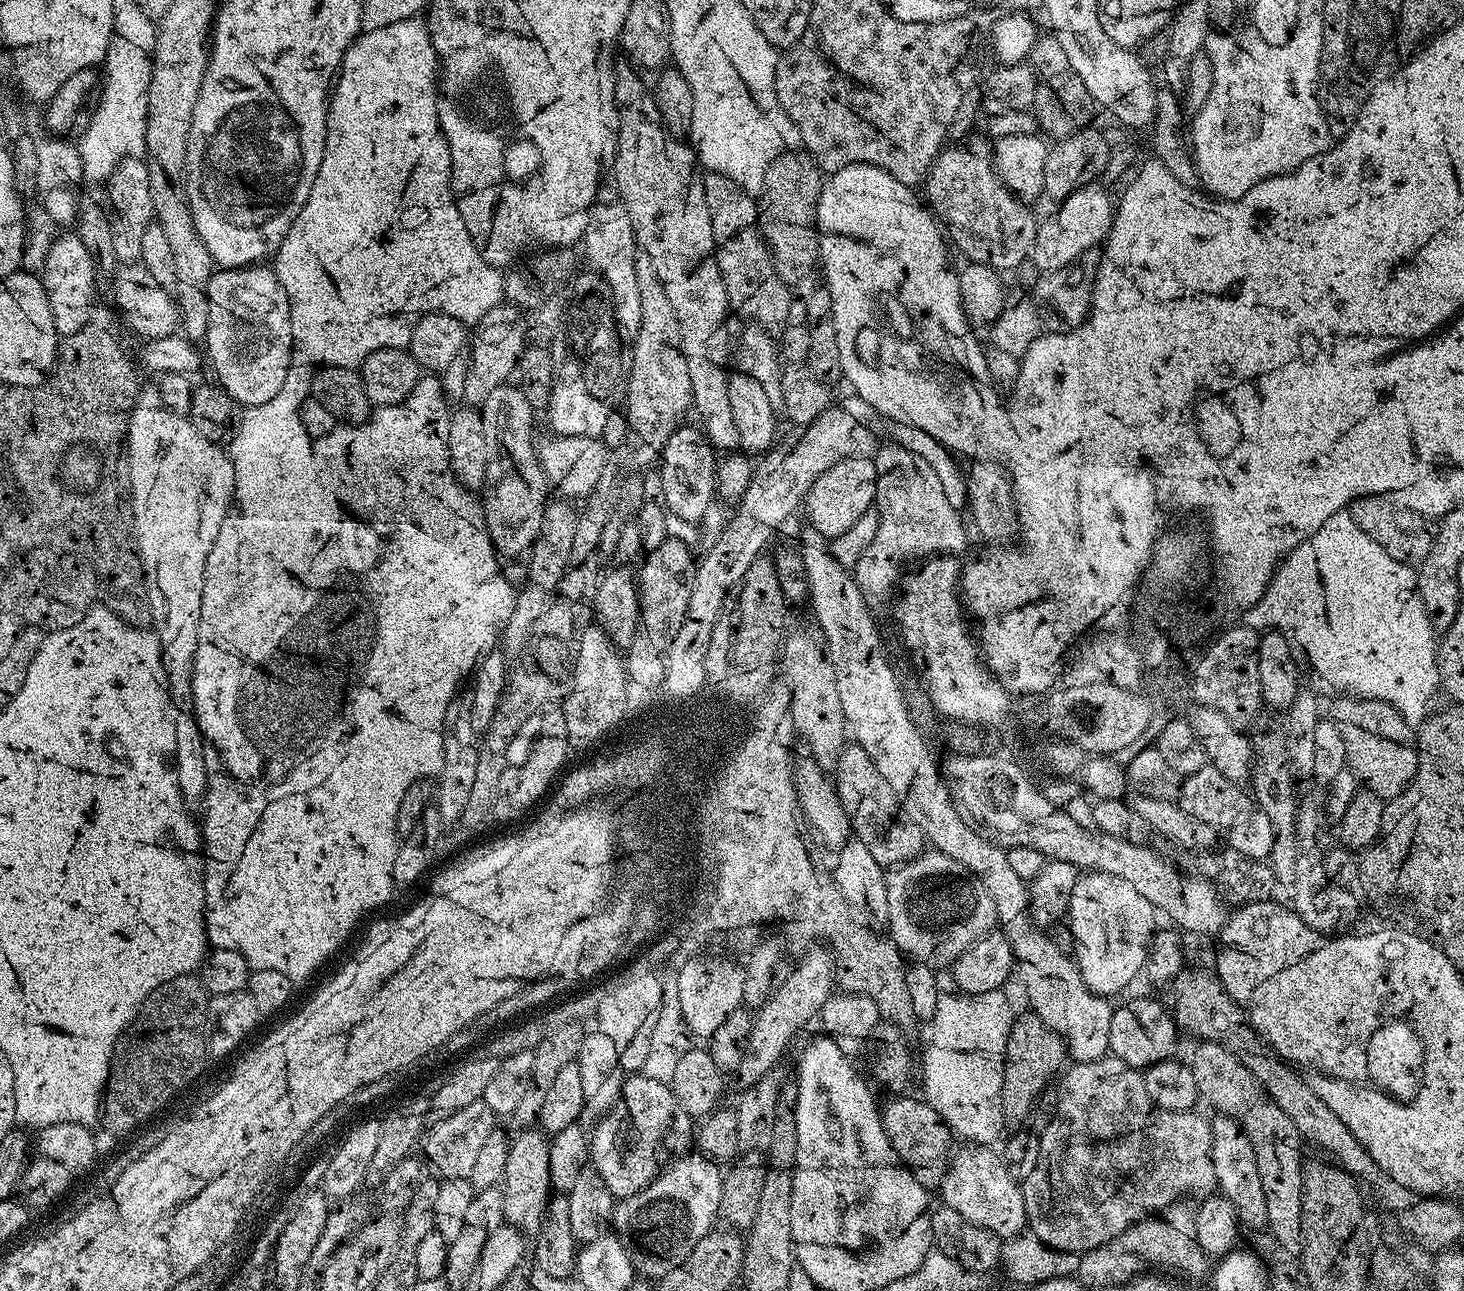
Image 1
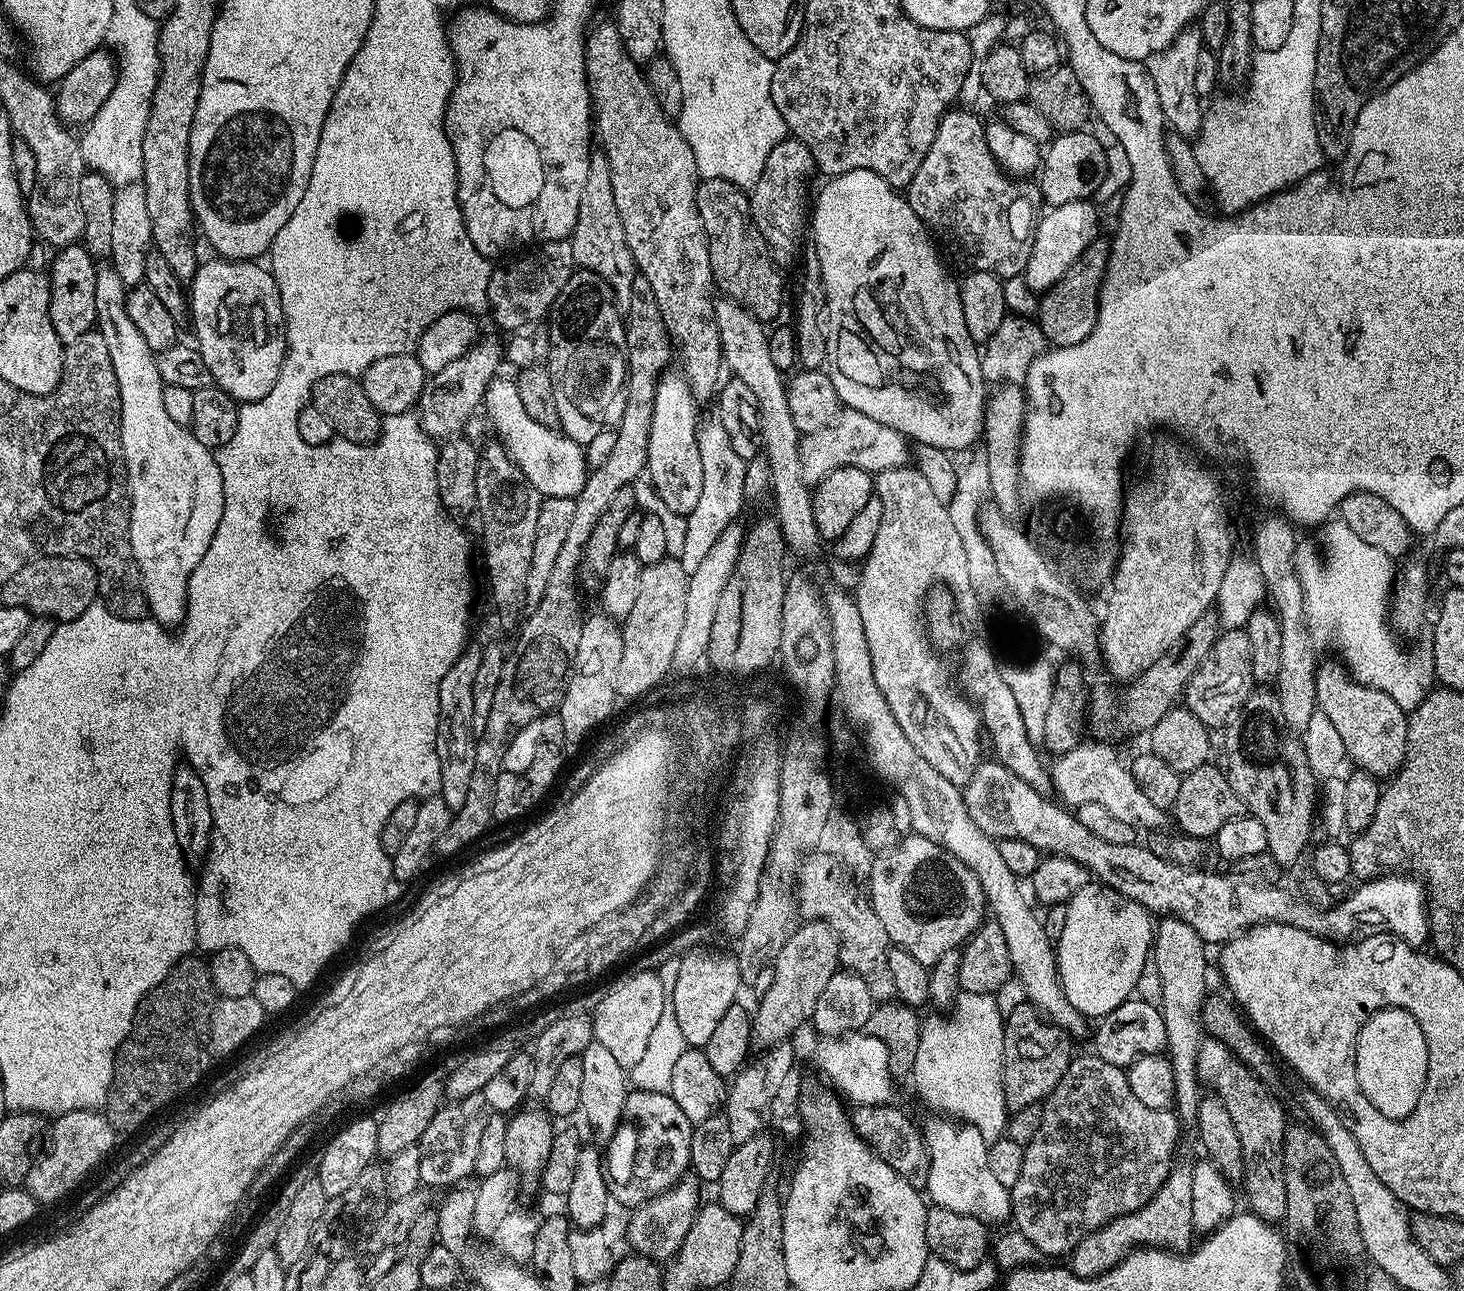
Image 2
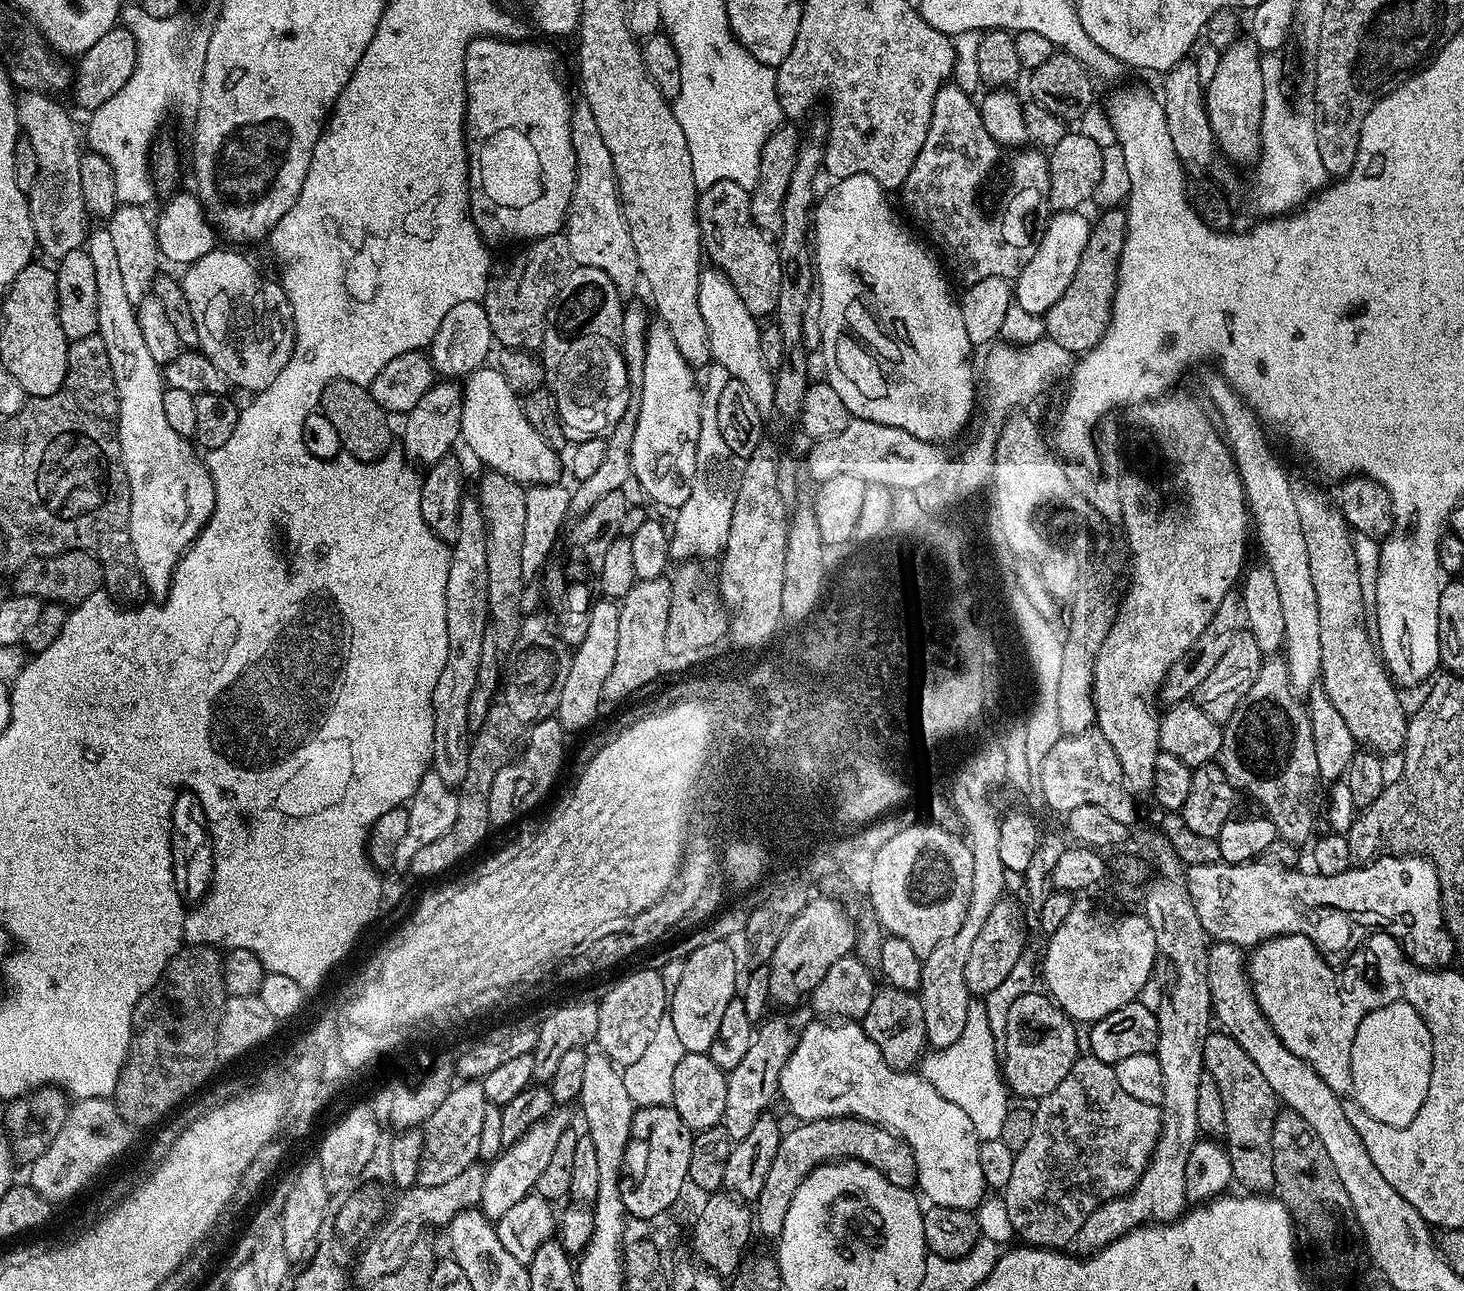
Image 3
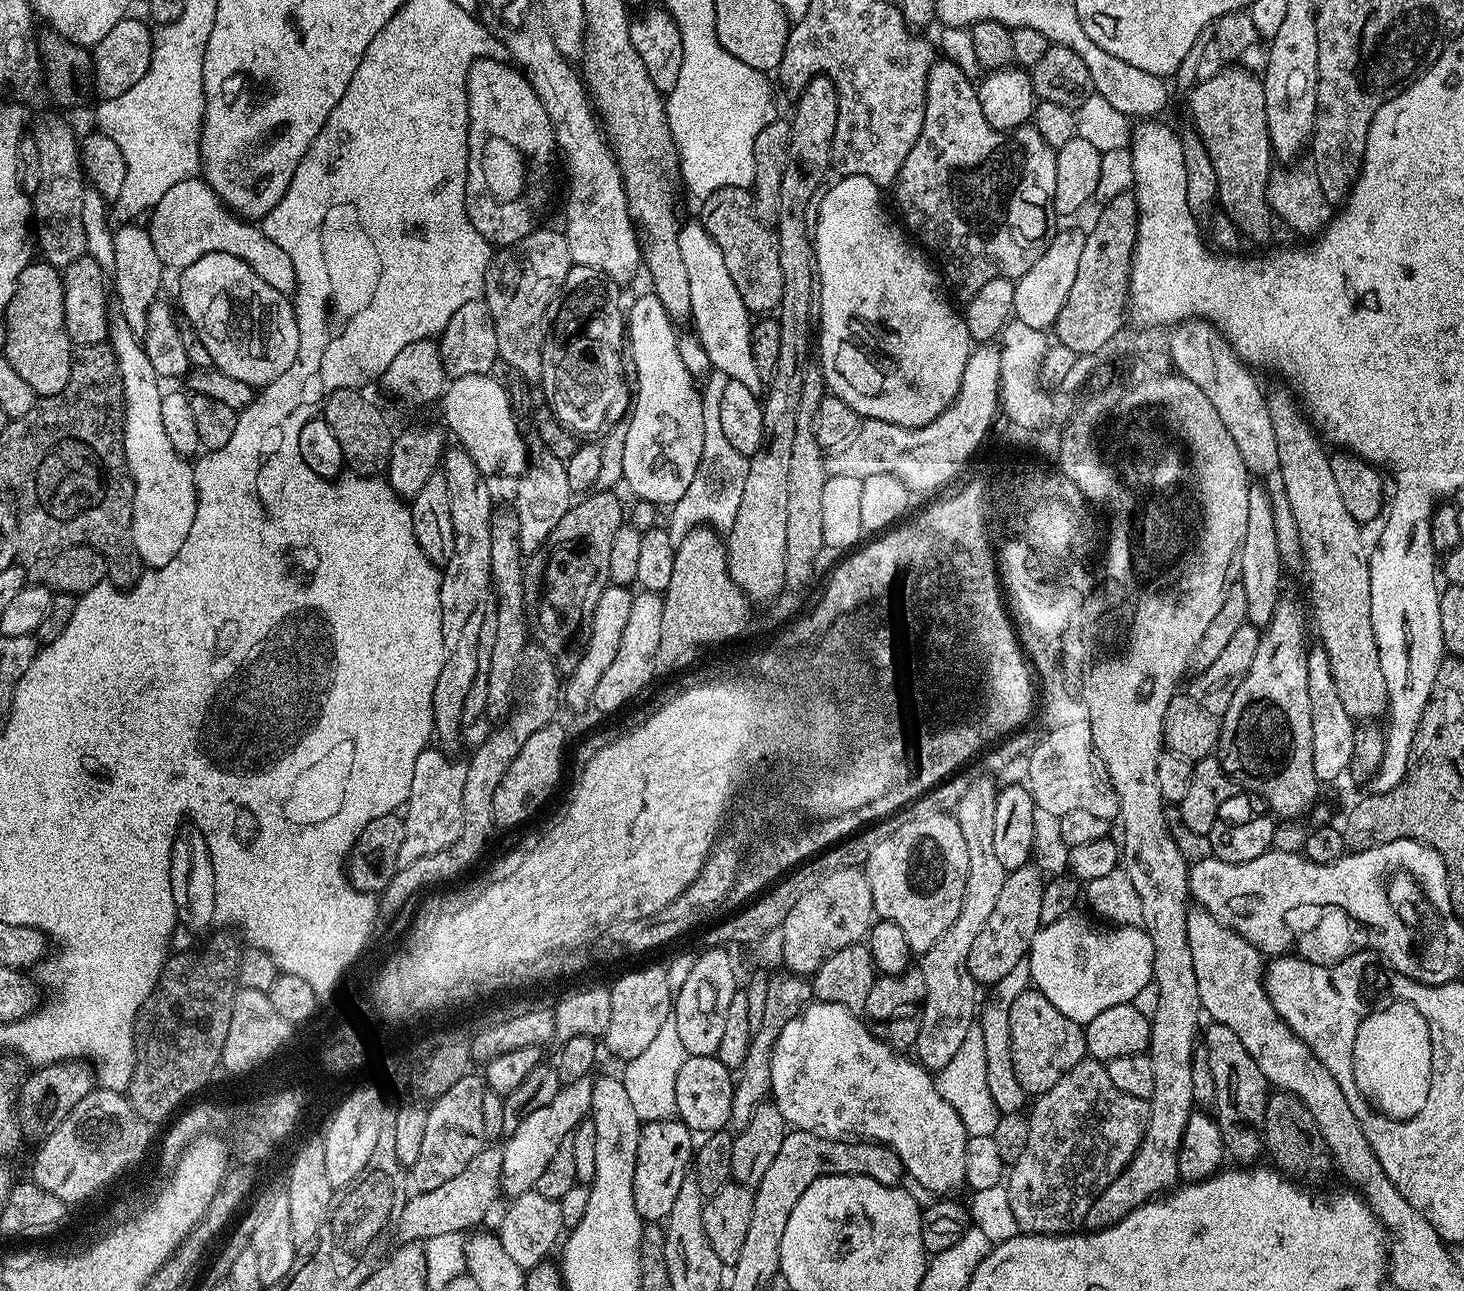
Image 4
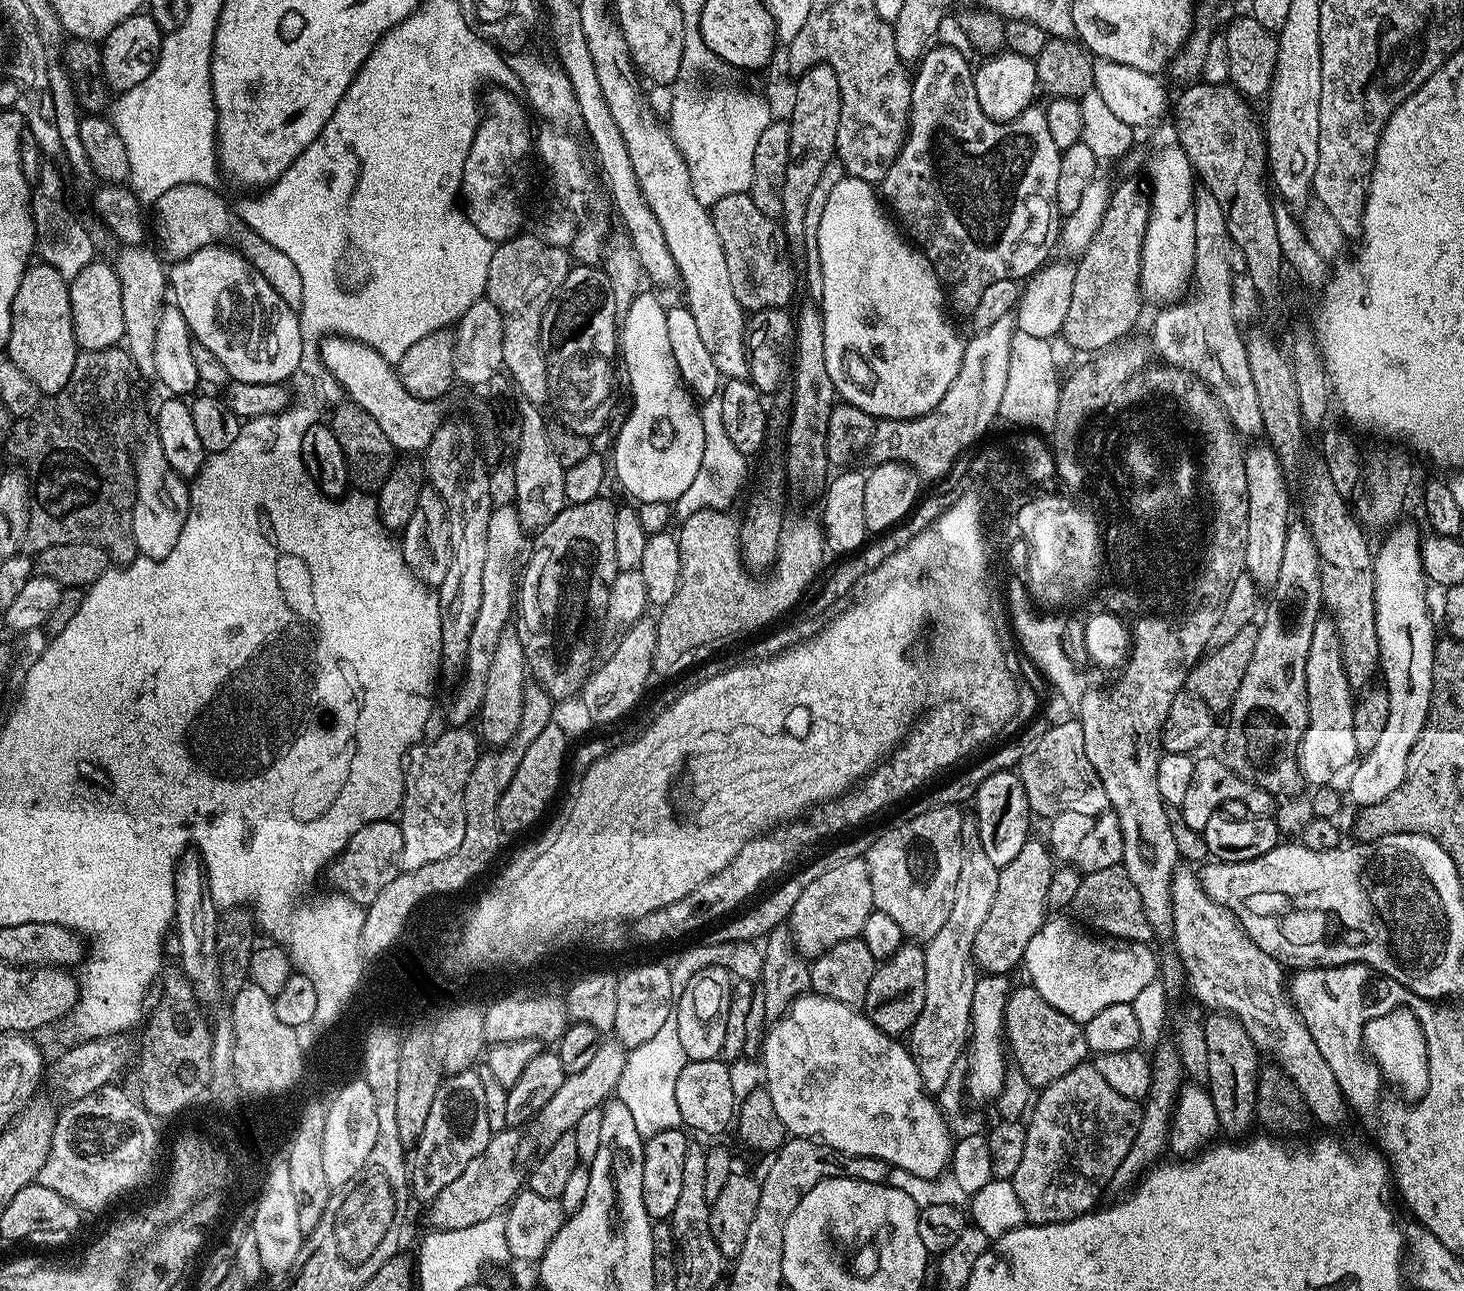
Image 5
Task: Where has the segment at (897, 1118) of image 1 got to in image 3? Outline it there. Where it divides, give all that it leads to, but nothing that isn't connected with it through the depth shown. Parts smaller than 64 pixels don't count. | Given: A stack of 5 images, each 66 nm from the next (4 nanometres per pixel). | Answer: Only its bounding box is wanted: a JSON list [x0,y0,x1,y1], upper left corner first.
[754,1116,917,1241]

